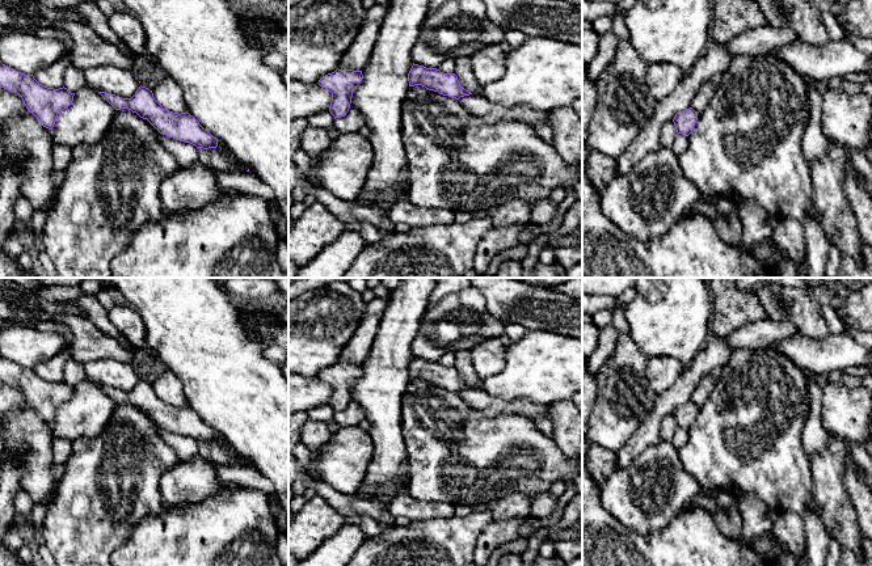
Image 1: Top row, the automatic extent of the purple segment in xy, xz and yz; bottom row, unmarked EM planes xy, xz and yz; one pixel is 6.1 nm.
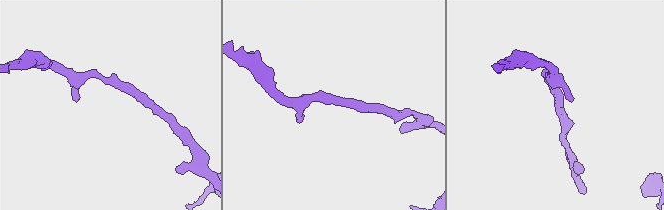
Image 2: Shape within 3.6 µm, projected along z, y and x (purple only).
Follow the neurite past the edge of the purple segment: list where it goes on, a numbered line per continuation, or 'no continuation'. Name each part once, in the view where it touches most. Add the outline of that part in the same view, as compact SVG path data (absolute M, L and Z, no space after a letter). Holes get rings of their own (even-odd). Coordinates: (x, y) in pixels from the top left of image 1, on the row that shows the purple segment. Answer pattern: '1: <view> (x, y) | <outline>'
no continuation

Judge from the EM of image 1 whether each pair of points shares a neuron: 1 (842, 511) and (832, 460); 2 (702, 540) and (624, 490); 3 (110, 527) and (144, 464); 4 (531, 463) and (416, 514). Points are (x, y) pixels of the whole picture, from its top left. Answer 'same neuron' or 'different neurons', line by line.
1: same neuron
2: different neurons
3: same neuron
4: different neurons

